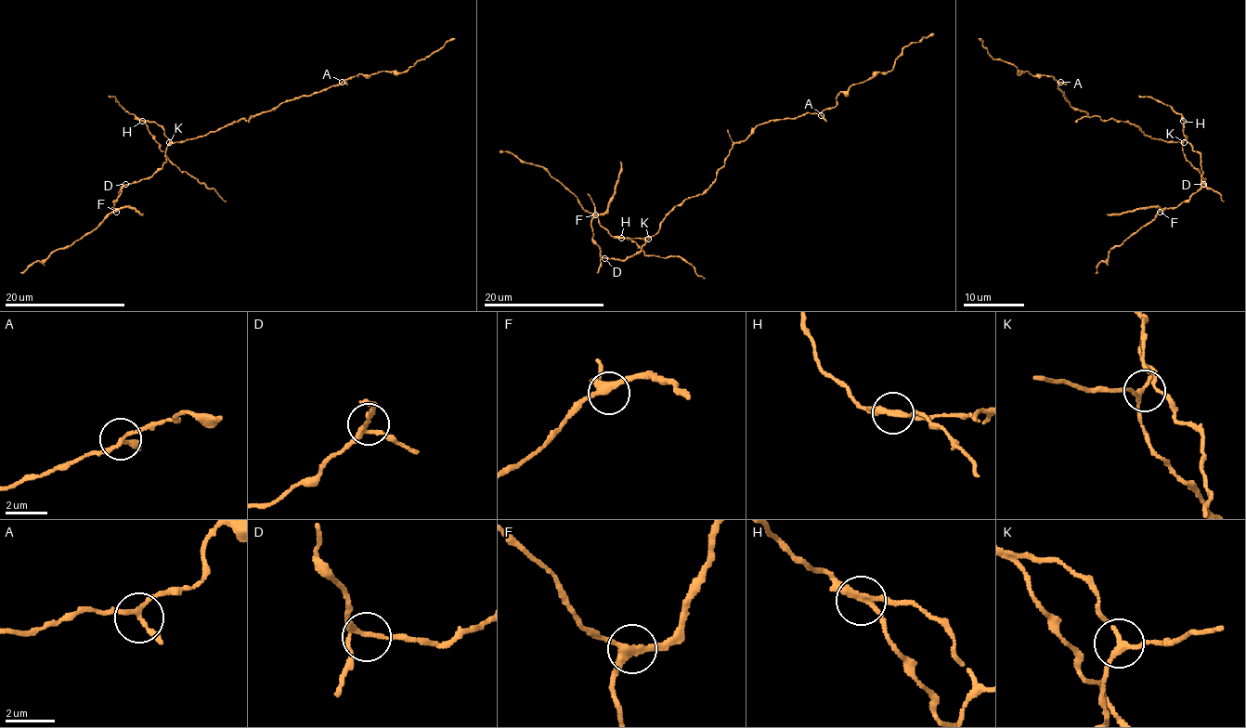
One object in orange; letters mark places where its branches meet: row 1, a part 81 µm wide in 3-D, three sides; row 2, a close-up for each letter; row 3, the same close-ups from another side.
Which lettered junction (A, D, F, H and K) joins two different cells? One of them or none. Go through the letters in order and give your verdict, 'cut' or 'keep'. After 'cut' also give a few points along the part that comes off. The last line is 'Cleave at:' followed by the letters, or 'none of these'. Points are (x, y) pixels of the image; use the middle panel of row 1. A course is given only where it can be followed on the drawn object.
A: keep
D: keep
F: keep
H: cut | (621, 237), (633, 240), (645, 255), (679, 257), (704, 278)
K: keep
Cleave at: H

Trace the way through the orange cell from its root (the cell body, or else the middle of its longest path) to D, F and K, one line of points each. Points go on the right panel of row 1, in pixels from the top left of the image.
D: (1140, 128), (1148, 136), (1179, 142), (1186, 157), (1205, 178), (1203, 184)
F: (1140, 128), (1148, 136), (1179, 142), (1186, 157), (1205, 178), (1203, 184), (1188, 200), (1160, 212)
K: (1140, 128), (1145, 135), (1157, 139), (1184, 142)

